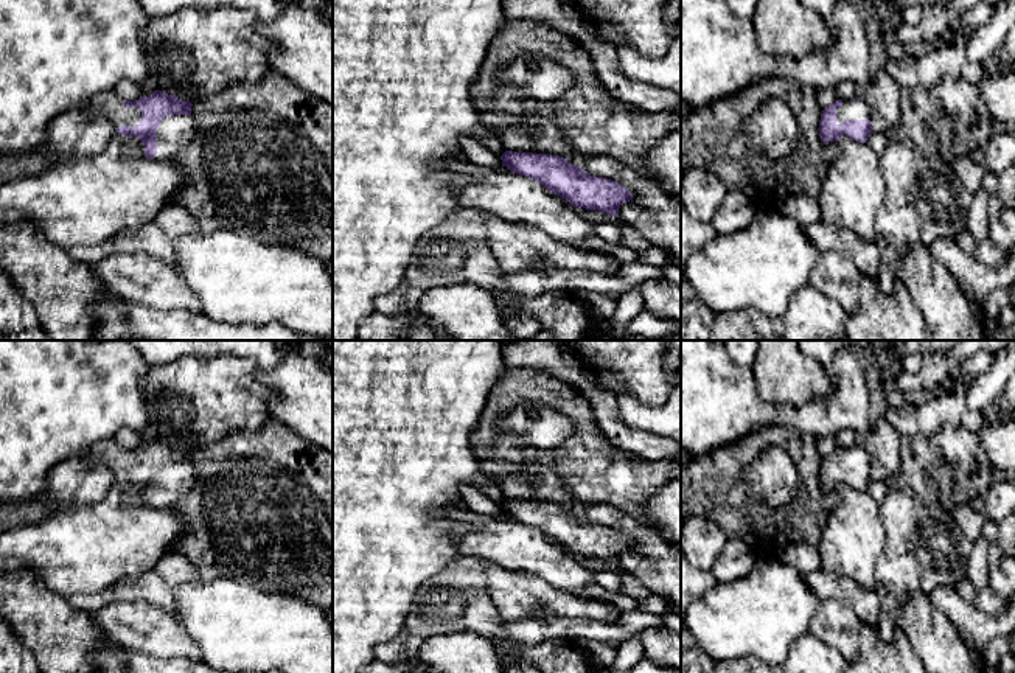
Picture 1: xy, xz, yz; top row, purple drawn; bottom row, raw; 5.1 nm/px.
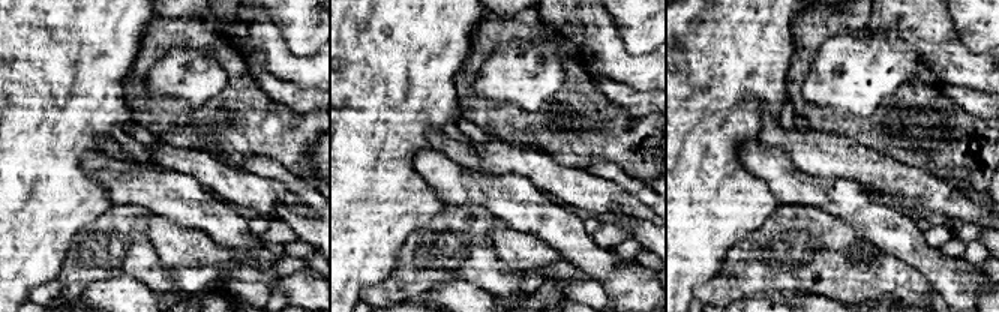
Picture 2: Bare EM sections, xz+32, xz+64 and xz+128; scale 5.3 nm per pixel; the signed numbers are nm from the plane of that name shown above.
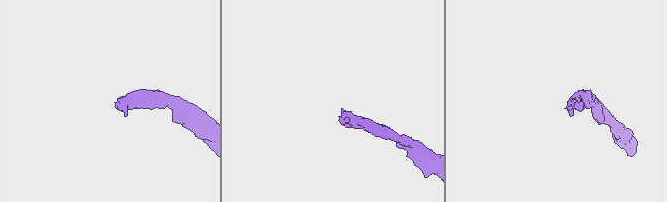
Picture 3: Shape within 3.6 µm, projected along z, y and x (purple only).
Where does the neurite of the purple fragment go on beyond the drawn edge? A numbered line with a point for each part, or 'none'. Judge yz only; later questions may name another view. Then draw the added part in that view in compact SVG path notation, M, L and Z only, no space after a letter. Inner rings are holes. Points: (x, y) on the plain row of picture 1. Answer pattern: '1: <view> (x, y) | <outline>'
1: yz (852, 457) | M842 448L842 454L836 457L836 472L844 468L870 468L869 455L863 448Z

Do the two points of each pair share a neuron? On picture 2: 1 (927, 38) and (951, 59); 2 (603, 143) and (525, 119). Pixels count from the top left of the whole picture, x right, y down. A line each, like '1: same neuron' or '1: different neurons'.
1: same neuron
2: same neuron

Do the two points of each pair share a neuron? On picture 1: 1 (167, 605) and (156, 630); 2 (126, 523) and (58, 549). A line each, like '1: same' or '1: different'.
1: different
2: same

